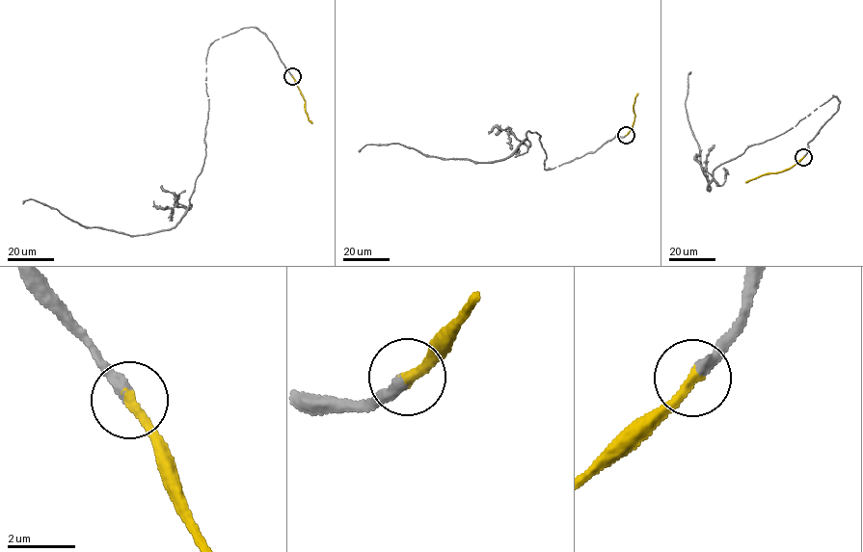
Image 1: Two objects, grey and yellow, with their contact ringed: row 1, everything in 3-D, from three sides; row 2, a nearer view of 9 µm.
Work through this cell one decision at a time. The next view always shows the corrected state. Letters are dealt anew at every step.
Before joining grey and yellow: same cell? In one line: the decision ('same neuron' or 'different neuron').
same neuron

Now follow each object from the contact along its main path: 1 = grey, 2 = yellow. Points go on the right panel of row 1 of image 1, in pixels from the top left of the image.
1: (803, 157), (835, 113), (836, 95), (716, 168), (707, 189), (685, 101), (689, 74)
2: (803, 157), (789, 169), (762, 174), (745, 182)

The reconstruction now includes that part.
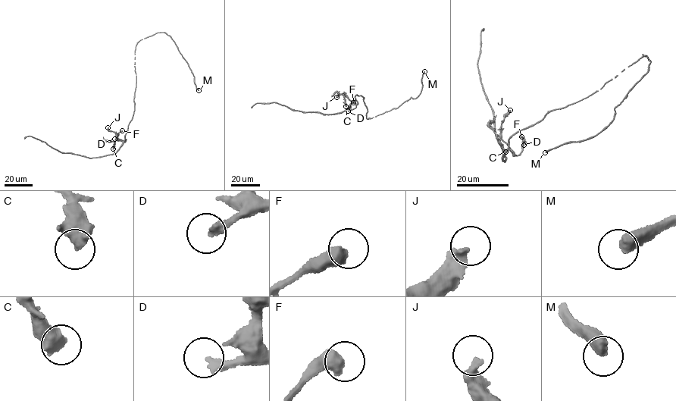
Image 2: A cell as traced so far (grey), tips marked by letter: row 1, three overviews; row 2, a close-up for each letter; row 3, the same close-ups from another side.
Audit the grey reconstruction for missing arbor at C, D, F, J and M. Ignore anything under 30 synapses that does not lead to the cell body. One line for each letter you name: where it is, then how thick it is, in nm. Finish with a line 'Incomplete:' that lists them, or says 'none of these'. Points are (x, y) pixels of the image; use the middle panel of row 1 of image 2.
D: (348, 111) | 320 nm
M: (424, 71) | 480 nm
Incomplete: D, M

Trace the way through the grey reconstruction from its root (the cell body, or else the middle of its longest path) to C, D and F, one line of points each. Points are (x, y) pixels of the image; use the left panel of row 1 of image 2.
C: (134, 97), (134, 110), (125, 136), (126, 140), (116, 140), (113, 148)
D: (134, 97), (134, 110), (125, 136), (126, 140), (114, 139)
F: (134, 97), (133, 115), (123, 141), (117, 137), (118, 133), (122, 130)

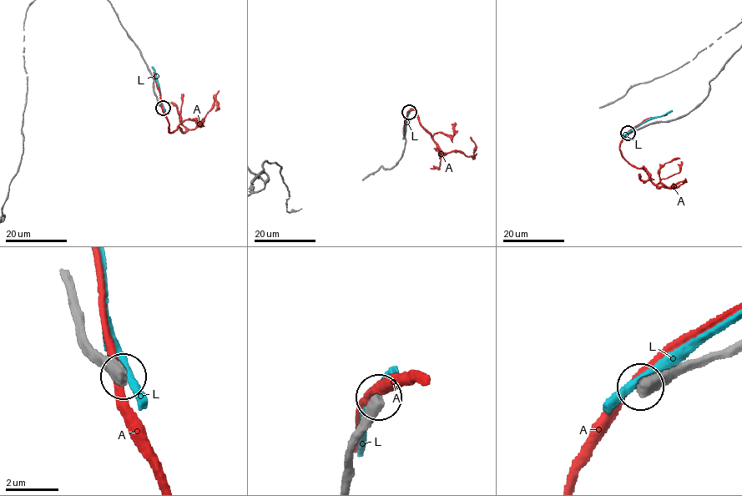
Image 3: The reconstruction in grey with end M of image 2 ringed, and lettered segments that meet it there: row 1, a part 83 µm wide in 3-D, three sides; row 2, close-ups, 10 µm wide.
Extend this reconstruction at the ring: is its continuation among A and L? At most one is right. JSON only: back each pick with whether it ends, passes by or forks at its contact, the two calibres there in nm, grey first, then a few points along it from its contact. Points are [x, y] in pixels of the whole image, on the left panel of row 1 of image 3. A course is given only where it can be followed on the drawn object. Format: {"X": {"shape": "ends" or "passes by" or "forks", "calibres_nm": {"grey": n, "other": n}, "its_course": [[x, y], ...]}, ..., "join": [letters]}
{"join": []}

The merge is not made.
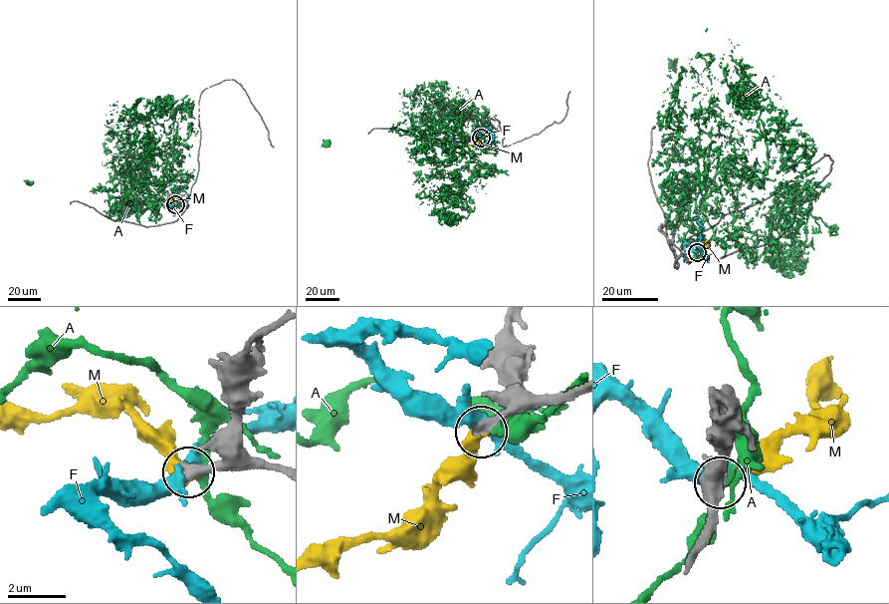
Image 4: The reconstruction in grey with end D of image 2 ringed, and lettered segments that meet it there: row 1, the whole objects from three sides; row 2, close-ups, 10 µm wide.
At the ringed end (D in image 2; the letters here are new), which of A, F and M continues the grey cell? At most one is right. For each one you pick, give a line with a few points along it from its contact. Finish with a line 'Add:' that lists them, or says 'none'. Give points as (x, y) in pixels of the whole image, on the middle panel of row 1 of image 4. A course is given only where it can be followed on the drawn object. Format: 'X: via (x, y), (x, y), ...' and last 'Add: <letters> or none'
M: via (482, 137), (470, 146)
Add: M

